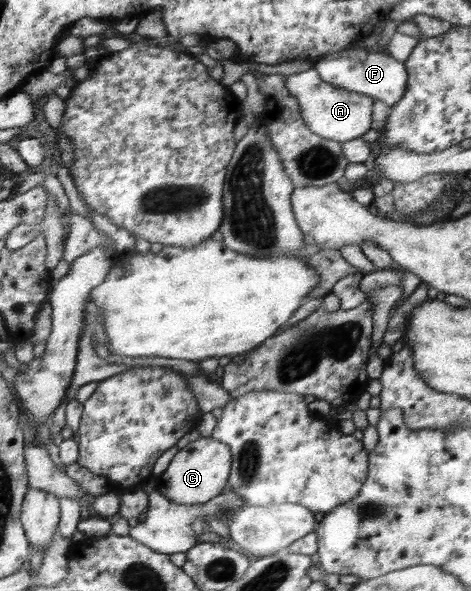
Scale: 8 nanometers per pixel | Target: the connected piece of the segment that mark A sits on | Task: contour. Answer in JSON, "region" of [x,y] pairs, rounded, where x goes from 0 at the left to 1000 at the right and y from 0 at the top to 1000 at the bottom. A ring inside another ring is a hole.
{"region":[[[667,113],[616,129],[609,134],[609,149],[635,169],[635,188],[650,215],[679,232],[715,240],[737,240],[773,228],[790,212],[790,174],[794,166],[760,154],[739,154],[730,147],[713,147],[684,134]]]}

